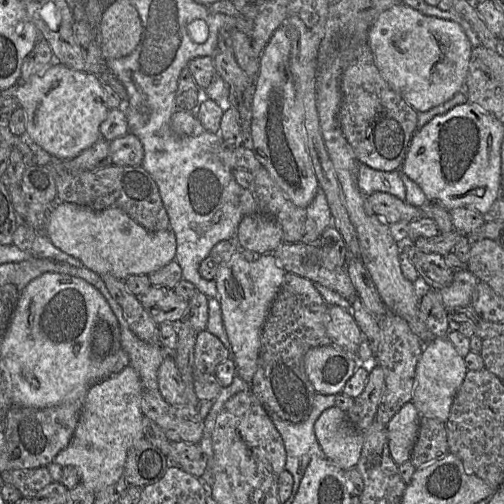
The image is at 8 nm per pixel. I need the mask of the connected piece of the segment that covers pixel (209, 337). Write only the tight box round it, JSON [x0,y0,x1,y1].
[194,329,229,374]

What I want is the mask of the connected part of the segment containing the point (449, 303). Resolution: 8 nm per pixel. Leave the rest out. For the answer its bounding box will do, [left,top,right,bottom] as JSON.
[440,270,478,312]

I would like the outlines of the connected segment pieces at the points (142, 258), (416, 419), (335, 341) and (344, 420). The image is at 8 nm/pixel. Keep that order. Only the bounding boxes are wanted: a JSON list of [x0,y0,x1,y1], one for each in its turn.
[[43,202,176,280],[386,402,421,465],[326,305,362,354],[314,405,364,470]]

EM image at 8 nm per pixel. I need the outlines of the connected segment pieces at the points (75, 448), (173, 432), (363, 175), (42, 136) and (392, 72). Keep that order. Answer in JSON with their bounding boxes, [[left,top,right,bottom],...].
[[53,365,144,493],[155,405,204,444],[357,164,406,201],[10,62,109,160],[368,3,472,113]]

